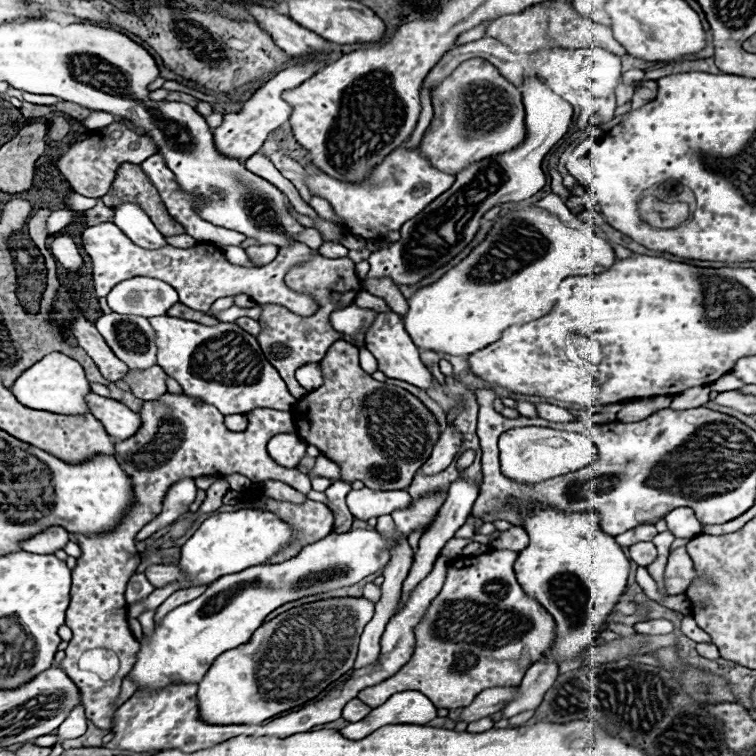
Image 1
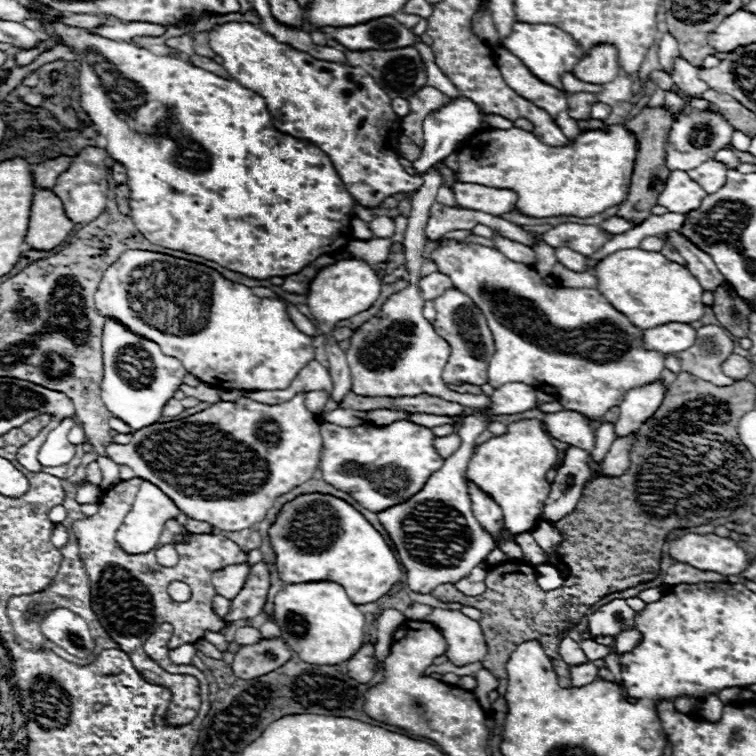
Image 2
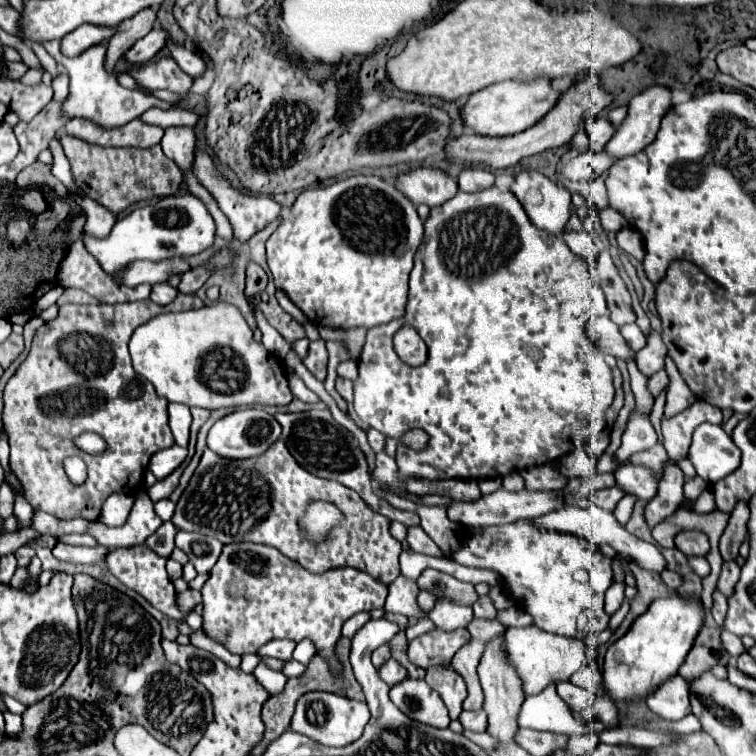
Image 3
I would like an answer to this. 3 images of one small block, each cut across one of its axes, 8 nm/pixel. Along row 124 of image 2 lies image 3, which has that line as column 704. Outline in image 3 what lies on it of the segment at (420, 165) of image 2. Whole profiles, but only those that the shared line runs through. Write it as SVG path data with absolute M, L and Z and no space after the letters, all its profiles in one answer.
M700 424L694 430L688 458L694 464L696 474L712 484L738 468L740 452L734 448L732 438L722 430L722 426Z

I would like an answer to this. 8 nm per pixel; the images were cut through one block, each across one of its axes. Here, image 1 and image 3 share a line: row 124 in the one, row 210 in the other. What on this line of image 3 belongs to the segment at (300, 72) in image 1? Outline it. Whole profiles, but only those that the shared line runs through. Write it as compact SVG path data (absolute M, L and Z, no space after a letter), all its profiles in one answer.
M196 150L194 152L194 162L192 162L192 172L194 176L198 178L198 182L212 194L212 198L216 200L218 208L222 210L222 214L228 218L230 226L232 226L232 232L234 232L234 238L238 238L242 244L248 242L256 232L260 232L266 224L270 224L276 216L280 216L282 208L280 204L276 204L274 200L270 200L268 196L252 196L252 194L244 194L236 188L230 186L230 182L218 172L218 168L214 166L212 158L202 152L202 150Z

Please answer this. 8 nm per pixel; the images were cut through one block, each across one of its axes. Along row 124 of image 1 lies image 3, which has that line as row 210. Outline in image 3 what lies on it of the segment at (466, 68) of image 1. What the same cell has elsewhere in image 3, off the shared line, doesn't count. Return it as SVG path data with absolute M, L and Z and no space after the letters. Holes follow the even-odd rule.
M496 186L480 190L480 192L458 192L452 200L448 200L442 206L436 206L430 210L426 222L424 222L424 274L422 274L422 284L414 284L408 294L408 306L406 306L406 316L402 320L392 320L390 324L382 324L376 328L370 328L366 334L366 344L362 348L360 360L358 360L358 378L354 382L354 410L358 418L368 424L370 428L376 428L384 436L400 438L404 432L412 428L420 428L428 434L428 444L422 452L414 452L404 444L398 444L396 450L396 464L398 464L398 478L404 484L410 478L420 478L420 480L446 480L446 478L502 478L512 472L522 472L530 466L540 466L546 462L554 462L560 456L566 456L574 450L572 444L572 434L568 420L582 418L580 412L604 412L608 404L614 398L614 386L612 386L612 372L604 362L604 356L600 356L598 348L586 340L584 326L590 318L604 314L606 300L604 294L600 292L598 286L594 286L590 270L586 262L572 254L570 248L554 234L542 232L536 228L528 214L524 212L522 204L512 196L512 192L502 192ZM402 324L410 324L420 338L428 346L428 358L422 366L414 368L404 364L398 354L392 348L392 336L402 328Z

